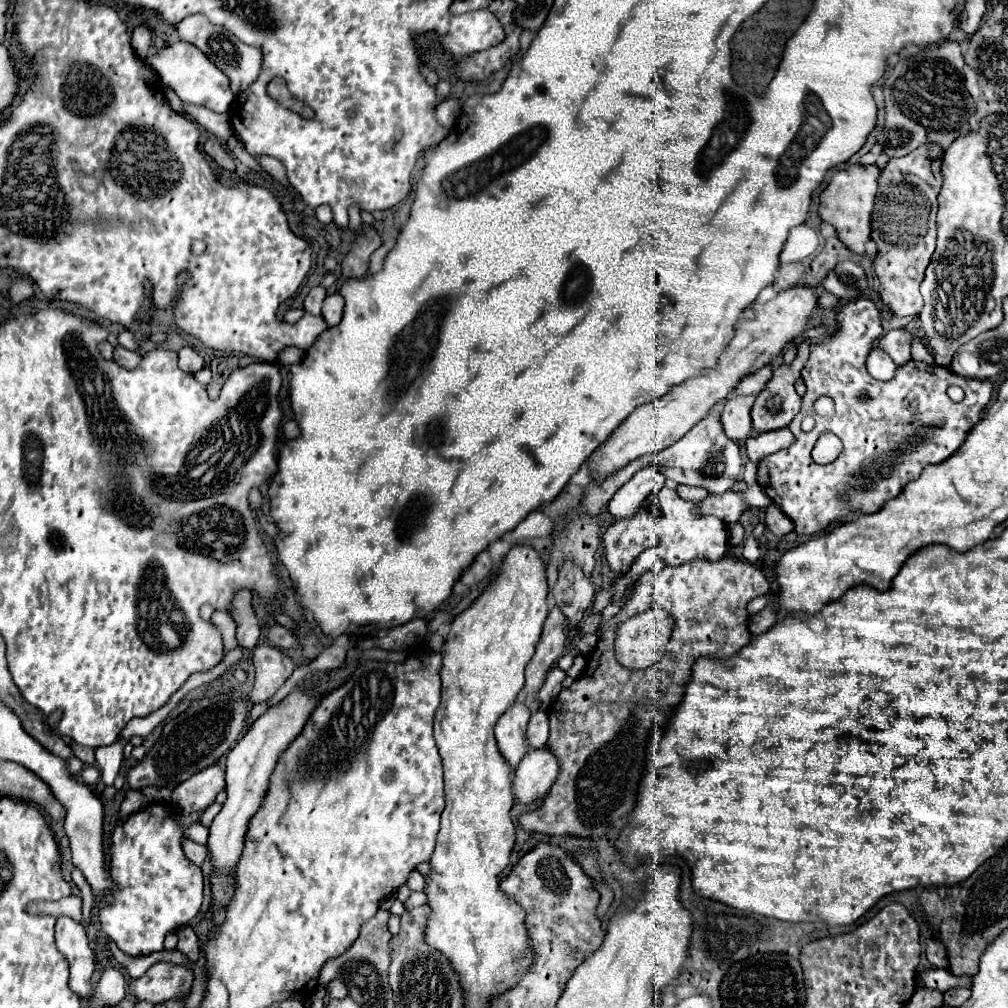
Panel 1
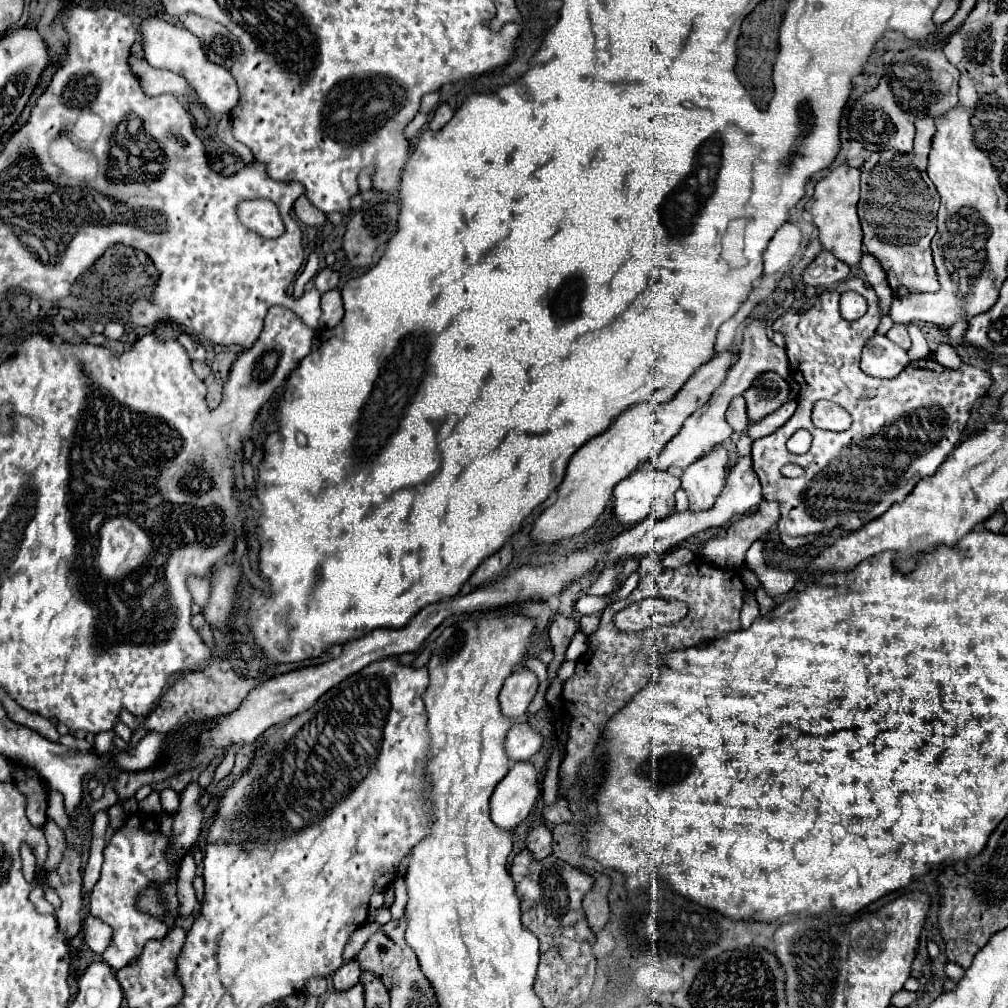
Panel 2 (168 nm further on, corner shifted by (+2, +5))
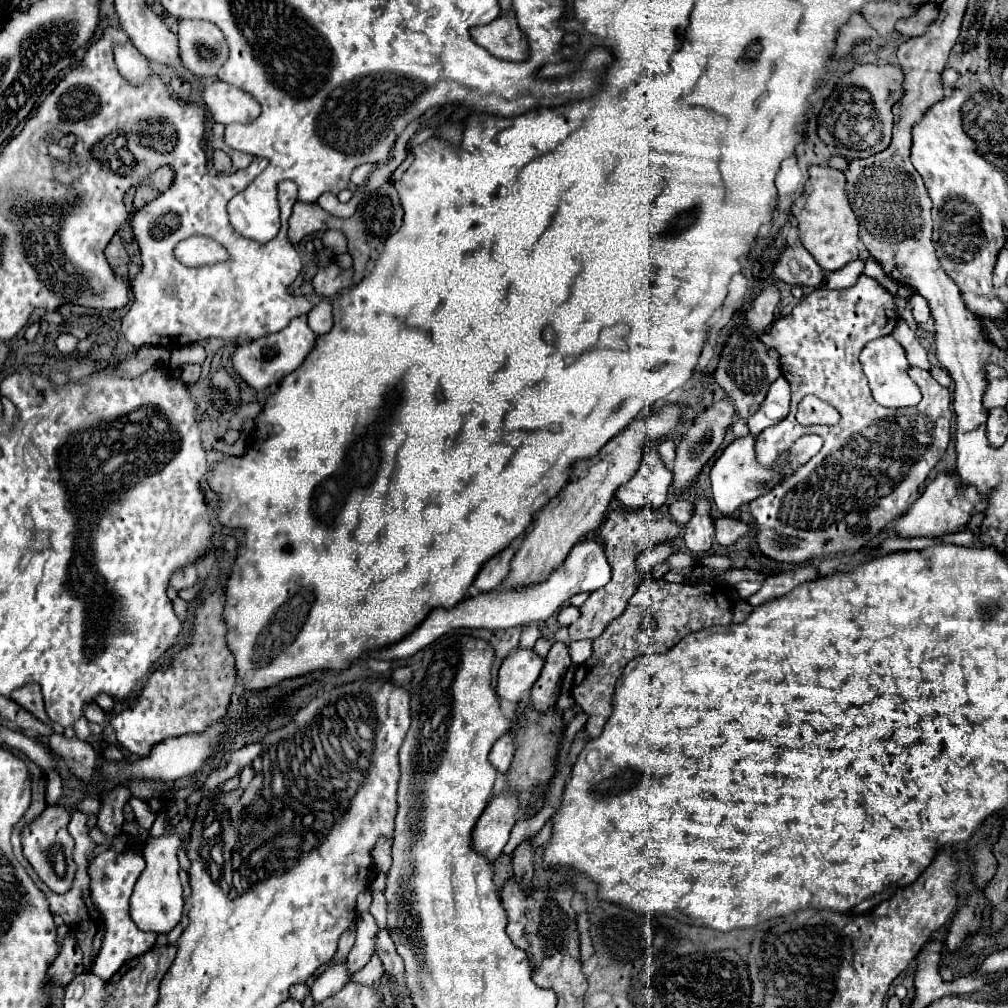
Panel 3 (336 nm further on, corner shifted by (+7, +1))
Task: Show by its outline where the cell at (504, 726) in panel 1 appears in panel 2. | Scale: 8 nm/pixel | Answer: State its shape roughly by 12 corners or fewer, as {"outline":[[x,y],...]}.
{"outline":[[530,668],[514,670],[500,690],[502,712],[518,718],[538,690]]}

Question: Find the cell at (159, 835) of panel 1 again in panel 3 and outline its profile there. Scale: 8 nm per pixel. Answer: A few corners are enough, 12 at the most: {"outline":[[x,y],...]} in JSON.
{"outline":[[105,850],[89,864],[91,900],[105,922],[91,972],[105,982],[145,954],[129,896],[145,868],[139,850]]}

